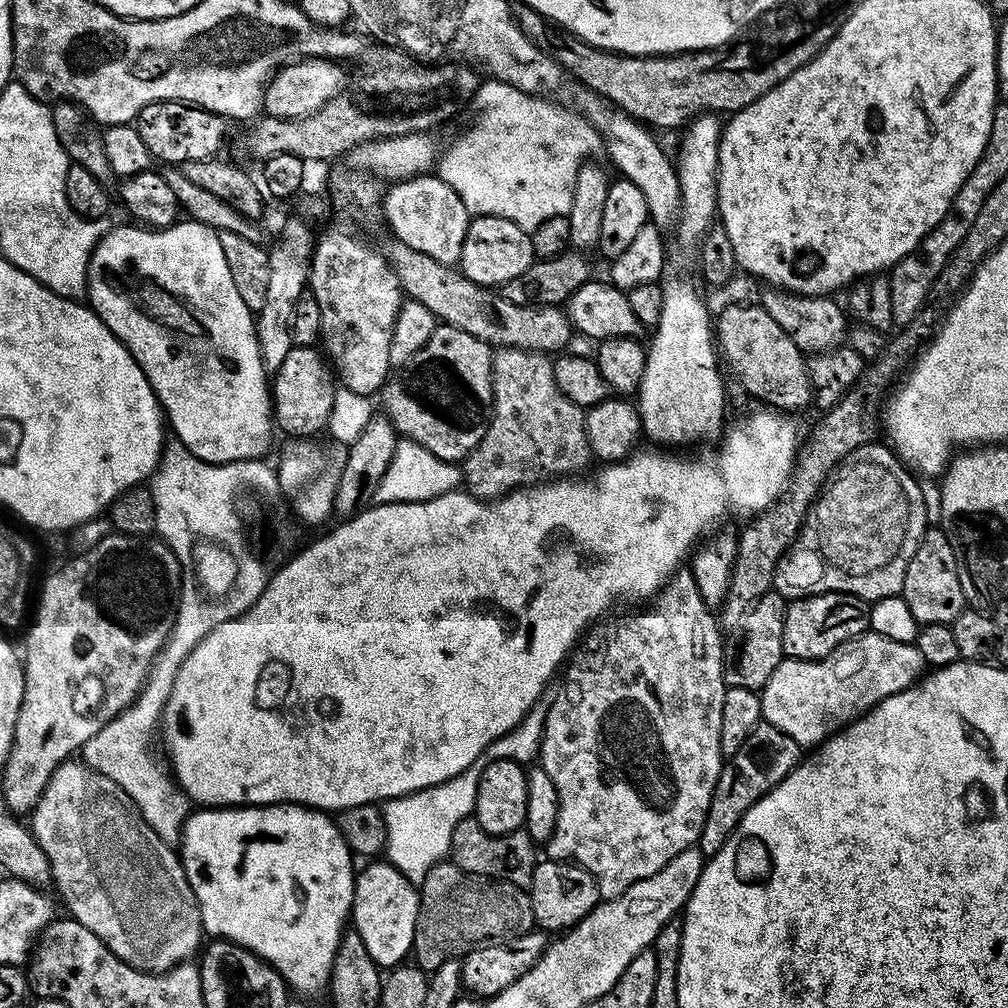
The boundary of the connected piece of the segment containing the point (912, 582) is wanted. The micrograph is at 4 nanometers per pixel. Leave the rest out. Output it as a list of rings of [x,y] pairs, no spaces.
[[[930,530],[925,534],[922,546],[908,571],[903,597],[914,618],[922,626],[955,625],[957,618],[969,607],[966,590],[962,590],[962,560],[958,548],[952,545],[946,533]]]

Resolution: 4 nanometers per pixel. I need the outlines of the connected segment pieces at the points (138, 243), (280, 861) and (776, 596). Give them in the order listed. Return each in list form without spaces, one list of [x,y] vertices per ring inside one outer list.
[[[177,222],[170,228],[163,230],[149,230],[144,226],[132,226],[136,228],[120,228],[117,230],[109,231],[108,235],[101,240],[100,245],[97,246],[96,252],[92,256],[90,262],[90,270],[88,271],[88,294],[87,299],[90,301],[90,307],[96,315],[102,318],[104,325],[113,332],[115,336],[123,342],[127,348],[132,352],[132,357],[136,359],[142,366],[142,370],[146,374],[146,378],[152,384],[152,389],[156,392],[156,396],[160,399],[160,405],[164,409],[164,414],[167,423],[176,431],[175,439],[179,443],[187,445],[190,454],[194,454],[194,458],[198,458],[207,464],[234,464],[242,462],[243,460],[258,460],[267,457],[267,452],[272,448],[272,430],[274,432],[274,403],[273,403],[273,389],[270,387],[270,373],[264,364],[264,355],[260,349],[260,339],[256,333],[257,317],[246,306],[246,302],[242,302],[242,297],[238,294],[238,285],[234,282],[234,274],[230,274],[230,262],[226,262],[226,250],[222,250],[222,242],[220,241],[220,233],[214,231],[213,228],[208,228],[204,224],[197,224],[195,222]]]
[[[274,804],[271,806],[245,806],[242,808],[218,808],[215,810],[196,810],[189,816],[182,833],[182,843],[178,855],[184,861],[186,878],[198,898],[198,906],[202,910],[204,931],[209,937],[219,938],[248,949],[260,956],[279,972],[293,993],[301,992],[304,996],[316,996],[327,989],[332,982],[332,971],[338,954],[338,946],[342,942],[346,929],[352,919],[356,878],[358,875],[357,861],[354,853],[342,838],[340,825],[331,815],[314,808],[306,808],[298,804]]]
[[[773,590],[760,600],[758,606],[746,618],[744,627],[739,633],[740,641],[736,649],[731,649],[724,666],[724,680],[729,688],[741,688],[751,692],[763,693],[765,686],[774,678],[774,670],[785,660],[784,639],[786,638],[786,618],[788,617],[789,601],[779,592]]]

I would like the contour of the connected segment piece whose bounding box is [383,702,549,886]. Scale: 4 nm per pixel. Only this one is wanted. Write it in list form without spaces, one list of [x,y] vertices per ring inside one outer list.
[[[547,703],[537,704],[516,731],[510,733],[505,740],[500,740],[494,746],[490,746],[490,750],[486,750],[484,759],[474,762],[474,766],[470,766],[470,770],[466,770],[458,778],[442,786],[434,786],[397,800],[387,801],[383,809],[388,831],[387,863],[393,864],[411,884],[422,886],[430,870],[434,870],[451,857],[454,830],[458,830],[461,822],[475,813],[478,786],[482,782],[482,774],[486,765],[499,760],[509,760],[514,764],[532,766],[539,761],[540,751],[544,745],[548,709]]]

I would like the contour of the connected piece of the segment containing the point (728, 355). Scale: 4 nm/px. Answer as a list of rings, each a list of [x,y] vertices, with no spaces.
[[[736,304],[718,316],[718,340],[722,345],[722,356],[725,361],[732,363],[732,372],[740,379],[740,384],[752,396],[761,400],[761,405],[785,414],[797,414],[812,400],[812,376],[808,373],[809,361],[799,346],[770,318],[770,314],[762,306],[747,308],[744,304]]]

